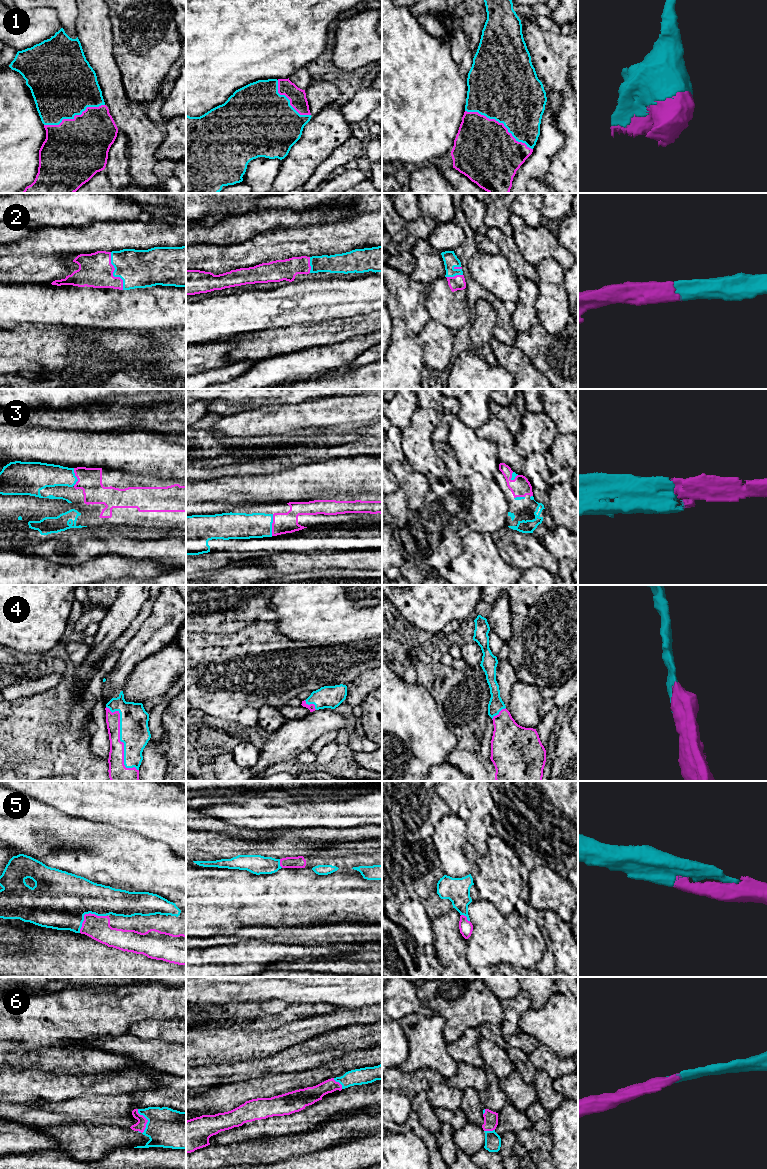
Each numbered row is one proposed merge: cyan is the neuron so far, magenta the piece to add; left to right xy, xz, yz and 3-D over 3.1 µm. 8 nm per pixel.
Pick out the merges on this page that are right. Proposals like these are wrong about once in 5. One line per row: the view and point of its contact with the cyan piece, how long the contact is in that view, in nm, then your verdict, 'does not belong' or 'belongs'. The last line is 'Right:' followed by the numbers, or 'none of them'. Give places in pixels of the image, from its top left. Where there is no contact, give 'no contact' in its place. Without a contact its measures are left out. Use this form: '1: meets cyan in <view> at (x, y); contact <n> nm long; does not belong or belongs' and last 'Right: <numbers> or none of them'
1: meets cyan in yz at (500, 122); contact 650 nm long; belongs
2: meets cyan in xy at (113, 273); contact 320 nm long; belongs
3: meets cyan in xz at (271, 525); contact 180 nm long; belongs
4: meets cyan in xy at (120, 740); contact 600 nm long; belongs
5: meets cyan in xy at (86, 913); contact 260 nm long; belongs
6: meets cyan in xy at (148, 1121); contact 200 nm long; belongs
Right: 1, 2, 3, 4, 5, 6

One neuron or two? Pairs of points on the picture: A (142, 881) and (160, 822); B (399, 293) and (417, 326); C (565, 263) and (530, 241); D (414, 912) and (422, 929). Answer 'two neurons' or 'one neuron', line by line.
A: two neurons
B: one neuron
C: one neuron
D: one neuron

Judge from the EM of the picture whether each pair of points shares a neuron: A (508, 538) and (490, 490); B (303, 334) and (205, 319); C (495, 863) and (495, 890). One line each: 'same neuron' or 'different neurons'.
A: different neurons
B: different neurons
C: same neuron

